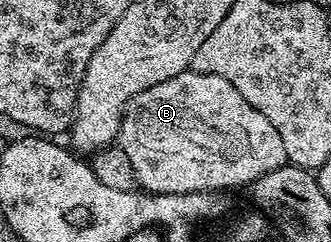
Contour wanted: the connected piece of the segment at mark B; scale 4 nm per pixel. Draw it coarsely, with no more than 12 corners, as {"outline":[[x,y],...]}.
{"outline":[[222,75],[134,95],[118,147],[149,193],[248,187],[288,161]]}

